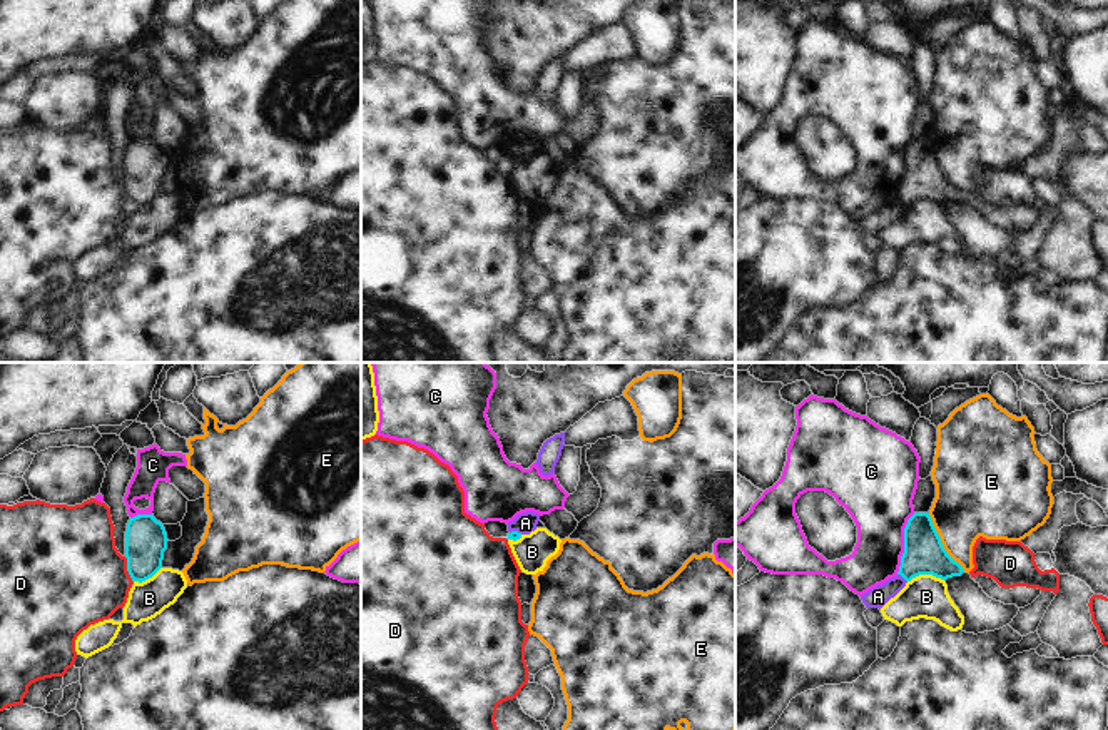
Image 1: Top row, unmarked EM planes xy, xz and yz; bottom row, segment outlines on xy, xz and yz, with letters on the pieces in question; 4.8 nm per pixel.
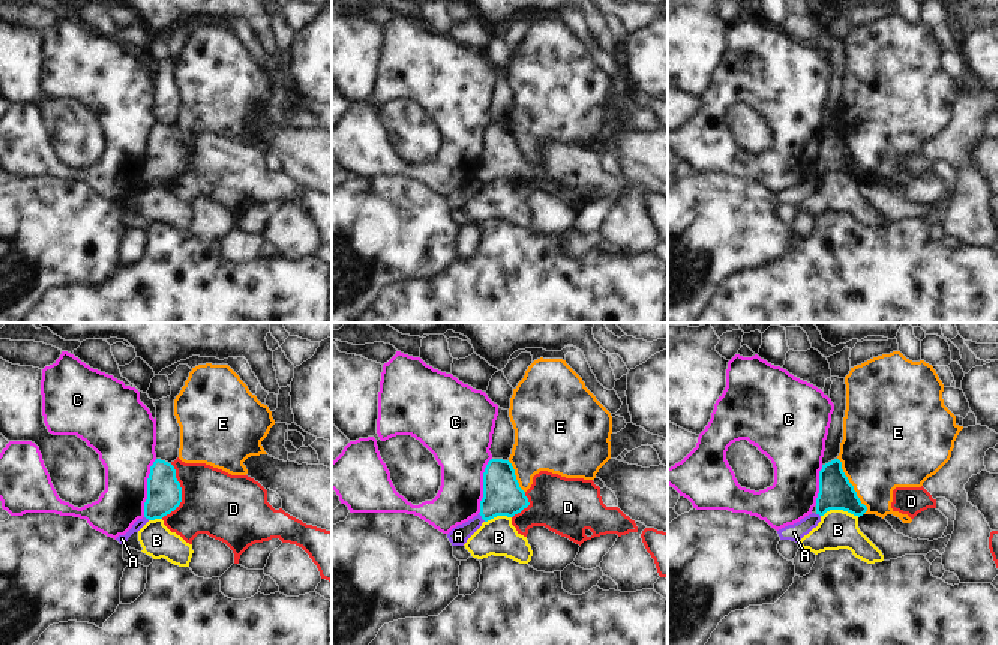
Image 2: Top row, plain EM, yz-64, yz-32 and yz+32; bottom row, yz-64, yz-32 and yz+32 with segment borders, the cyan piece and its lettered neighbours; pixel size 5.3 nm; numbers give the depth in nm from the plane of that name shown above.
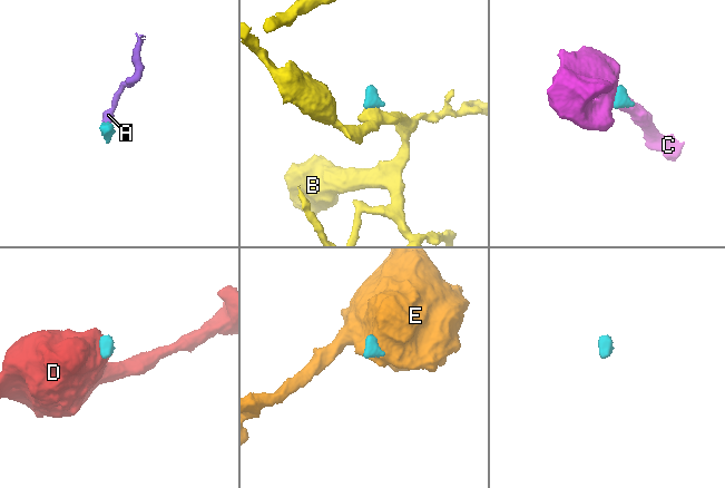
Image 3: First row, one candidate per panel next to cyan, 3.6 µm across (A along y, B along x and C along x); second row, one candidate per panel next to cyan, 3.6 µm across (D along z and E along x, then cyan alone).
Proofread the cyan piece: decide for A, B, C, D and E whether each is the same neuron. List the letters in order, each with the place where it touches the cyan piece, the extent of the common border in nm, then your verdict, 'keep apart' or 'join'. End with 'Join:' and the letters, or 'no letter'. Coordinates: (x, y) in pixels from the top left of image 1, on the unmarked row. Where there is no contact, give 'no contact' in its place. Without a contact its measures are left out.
A: yz (903, 202) | 60 nm | keep apart
B: yz (926, 199) | 180 nm | keep apart
C: yz (904, 169) | 300 nm | keep apart
D: xy (127, 196) | 130 nm | keep apart
E: yz (940, 167) | 340 nm | keep apart
Join: no letter

